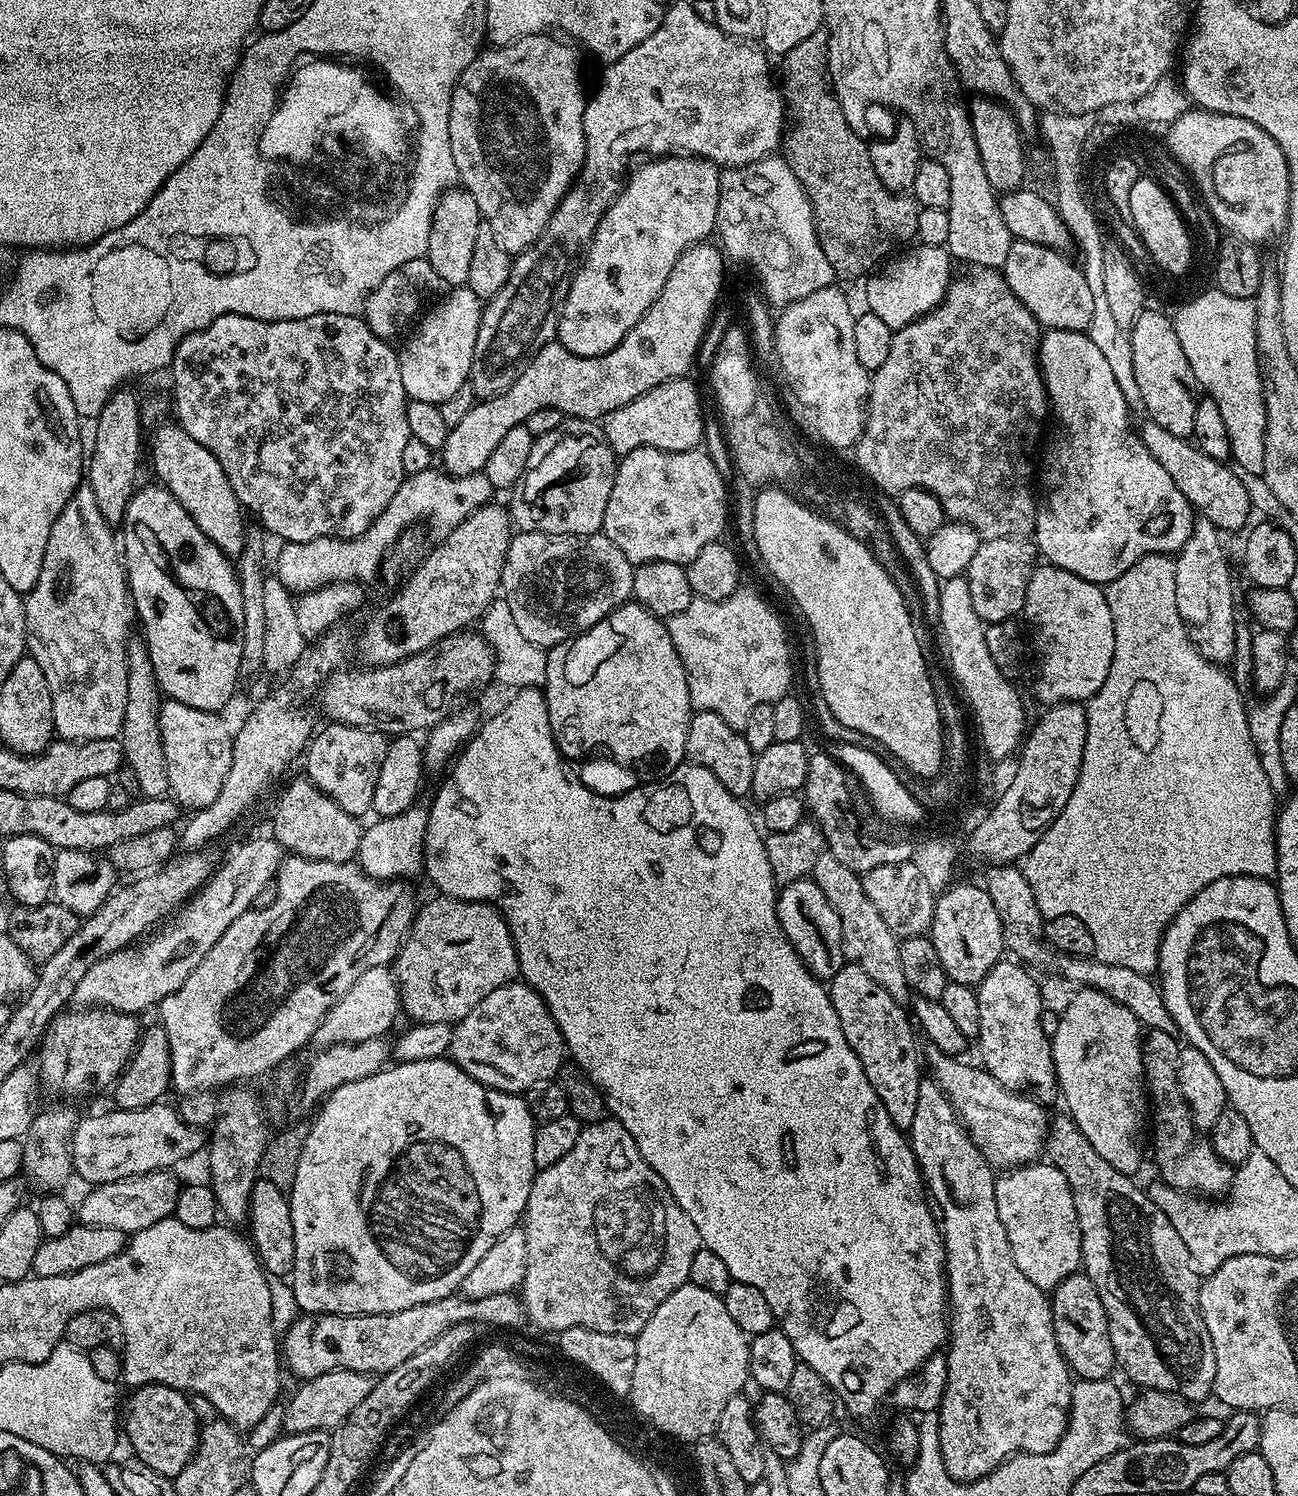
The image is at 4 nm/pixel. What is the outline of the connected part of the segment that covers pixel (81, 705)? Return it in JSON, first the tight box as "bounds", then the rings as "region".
{"bounds":[24,486,130,740],"region":[[[87,486],[77,488],[50,530],[38,582],[26,593],[24,601],[26,652],[42,666],[42,674],[46,674],[46,686],[50,686],[52,699],[52,727],[62,740],[117,739],[126,714],[130,593],[122,552],[112,532],[113,525],[108,524],[106,518],[102,518],[102,510],[98,510],[94,490]]]}

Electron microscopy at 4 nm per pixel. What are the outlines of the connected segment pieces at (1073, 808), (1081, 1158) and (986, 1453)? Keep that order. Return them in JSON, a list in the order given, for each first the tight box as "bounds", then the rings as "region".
[{"bounds":[1022,554,1278,976],"region":[[[1145,554],[1130,570],[1122,573],[1117,580],[1111,580],[1104,588],[1104,597],[1110,606],[1110,618],[1114,618],[1114,658],[1110,662],[1110,674],[1106,674],[1106,682],[1094,694],[1091,700],[1087,701],[1086,711],[1086,746],[1082,750],[1082,766],[1078,770],[1078,782],[1074,782],[1074,790],[1066,802],[1066,806],[1054,818],[1054,822],[1038,838],[1038,842],[1030,849],[1027,856],[1022,861],[1022,871],[1026,882],[1030,884],[1030,890],[1034,892],[1034,902],[1038,902],[1038,910],[1048,920],[1053,920],[1059,916],[1073,916],[1078,918],[1078,922],[1086,922],[1086,930],[1090,930],[1090,938],[1094,938],[1095,959],[1106,962],[1110,966],[1126,966],[1126,970],[1134,970],[1143,976],[1152,976],[1160,966],[1160,939],[1164,937],[1164,932],[1168,929],[1168,923],[1183,910],[1210,882],[1218,882],[1218,878],[1230,878],[1231,876],[1262,876],[1272,878],[1276,875],[1276,817],[1278,815],[1278,796],[1273,792],[1270,781],[1266,778],[1262,770],[1262,762],[1258,762],[1258,750],[1254,750],[1254,738],[1250,738],[1250,726],[1248,725],[1248,708],[1244,704],[1244,696],[1241,685],[1221,665],[1210,662],[1203,654],[1196,649],[1192,639],[1188,636],[1188,627],[1184,625],[1184,620],[1178,614],[1178,598],[1174,590],[1174,570],[1176,561],[1168,554]]]},{"bounds":[1046,1114,1216,1402],"region":[[[1061,1114],[1057,1120],[1055,1117],[1051,1121],[1046,1141],[1046,1156],[1055,1168],[1062,1170],[1062,1174],[1066,1174],[1066,1182],[1070,1182],[1074,1210],[1078,1214],[1078,1226],[1080,1227],[1082,1271],[1090,1278],[1090,1282],[1094,1282],[1094,1290],[1098,1290],[1098,1298],[1102,1298],[1102,1306],[1106,1310],[1106,1318],[1108,1319],[1110,1346],[1114,1346],[1119,1371],[1124,1371],[1134,1383],[1140,1384],[1141,1389],[1153,1388],[1159,1392],[1169,1392],[1175,1396],[1181,1396],[1183,1400],[1189,1402],[1209,1399],[1214,1386],[1216,1363],[1214,1362],[1214,1346],[1210,1342],[1210,1330],[1206,1330],[1206,1322],[1202,1318],[1202,1310],[1200,1309],[1202,1277],[1197,1274],[1196,1267],[1192,1264],[1190,1250],[1186,1250],[1186,1242],[1182,1242],[1182,1238],[1178,1238],[1178,1230],[1174,1230],[1174,1226],[1170,1226],[1170,1218],[1166,1218],[1166,1214],[1162,1214],[1162,1210],[1158,1210],[1158,1206],[1154,1206],[1154,1202],[1150,1202],[1147,1191],[1143,1187],[1139,1188],[1132,1181],[1135,1179],[1129,1173],[1114,1170],[1114,1166],[1110,1166],[1110,1162],[1106,1162],[1106,1158],[1102,1158],[1102,1154],[1098,1154],[1098,1150],[1094,1150],[1094,1146],[1090,1146],[1086,1134],[1082,1134],[1082,1130],[1078,1130],[1078,1126],[1071,1116]]]},{"bounds":[910,1078,1074,1480],"region":[[[931,1078],[921,1079],[918,1086],[918,1106],[914,1110],[914,1122],[910,1129],[910,1143],[912,1152],[916,1156],[916,1165],[920,1168],[921,1177],[926,1185],[926,1192],[934,1201],[938,1209],[940,1230],[944,1238],[944,1262],[948,1278],[948,1298],[951,1304],[950,1321],[948,1324],[948,1343],[946,1345],[946,1359],[948,1361],[948,1381],[942,1394],[942,1402],[938,1409],[940,1414],[940,1445],[942,1446],[942,1460],[946,1462],[946,1470],[956,1480],[977,1480],[986,1474],[990,1474],[1008,1457],[1018,1452],[1029,1452],[1030,1454],[1046,1454],[1058,1446],[1062,1434],[1068,1429],[1068,1411],[1072,1409],[1072,1386],[1074,1383],[1073,1373],[1064,1355],[1060,1352],[1058,1342],[1054,1338],[1052,1329],[1052,1302],[1049,1293],[1045,1289],[1034,1286],[1012,1257],[1010,1250],[1010,1238],[1006,1238],[1006,1226],[1002,1226],[1002,1218],[998,1218],[998,1202],[994,1202],[994,1186],[996,1176],[991,1164],[986,1162],[982,1150],[974,1146],[969,1138],[968,1131],[956,1115],[954,1106],[946,1098],[946,1094]]]}]

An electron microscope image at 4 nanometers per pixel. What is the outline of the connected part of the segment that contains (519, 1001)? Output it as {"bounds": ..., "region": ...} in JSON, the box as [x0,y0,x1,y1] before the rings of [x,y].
{"bounds":[448,982,566,1094],"region":[[[523,982],[498,986],[494,994],[486,994],[486,998],[453,1027],[448,1052],[459,1068],[485,1088],[517,1094],[549,1083],[566,1062],[560,1028],[542,997]]]}

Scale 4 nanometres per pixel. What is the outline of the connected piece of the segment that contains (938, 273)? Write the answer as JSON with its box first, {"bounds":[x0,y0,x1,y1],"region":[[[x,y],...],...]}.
{"bounds":[866,244,954,330],"region":[[[929,244],[912,247],[907,249],[909,252],[905,256],[897,255],[889,259],[883,267],[873,271],[866,280],[868,283],[867,311],[878,314],[878,318],[882,318],[882,322],[886,322],[886,326],[894,330],[906,326],[912,320],[937,308],[943,302],[946,290],[954,276],[952,273],[954,260],[948,255],[947,247],[935,248]]]}

